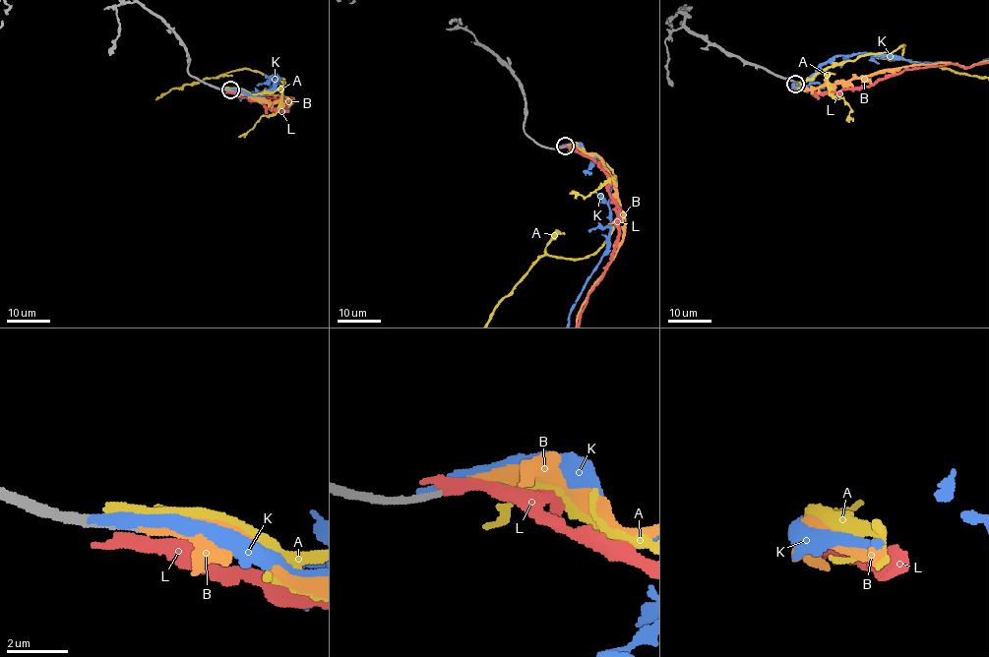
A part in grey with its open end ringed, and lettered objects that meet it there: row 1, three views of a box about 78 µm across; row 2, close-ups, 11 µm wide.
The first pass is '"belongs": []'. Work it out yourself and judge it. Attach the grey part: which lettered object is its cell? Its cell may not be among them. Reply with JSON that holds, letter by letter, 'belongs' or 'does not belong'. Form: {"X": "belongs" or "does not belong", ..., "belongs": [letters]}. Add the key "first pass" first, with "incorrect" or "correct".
{"first pass": "incorrect", "A": "does not belong", "B": "belongs", "K": "does not belong", "L": "does not belong", "belongs": ["B"]}

